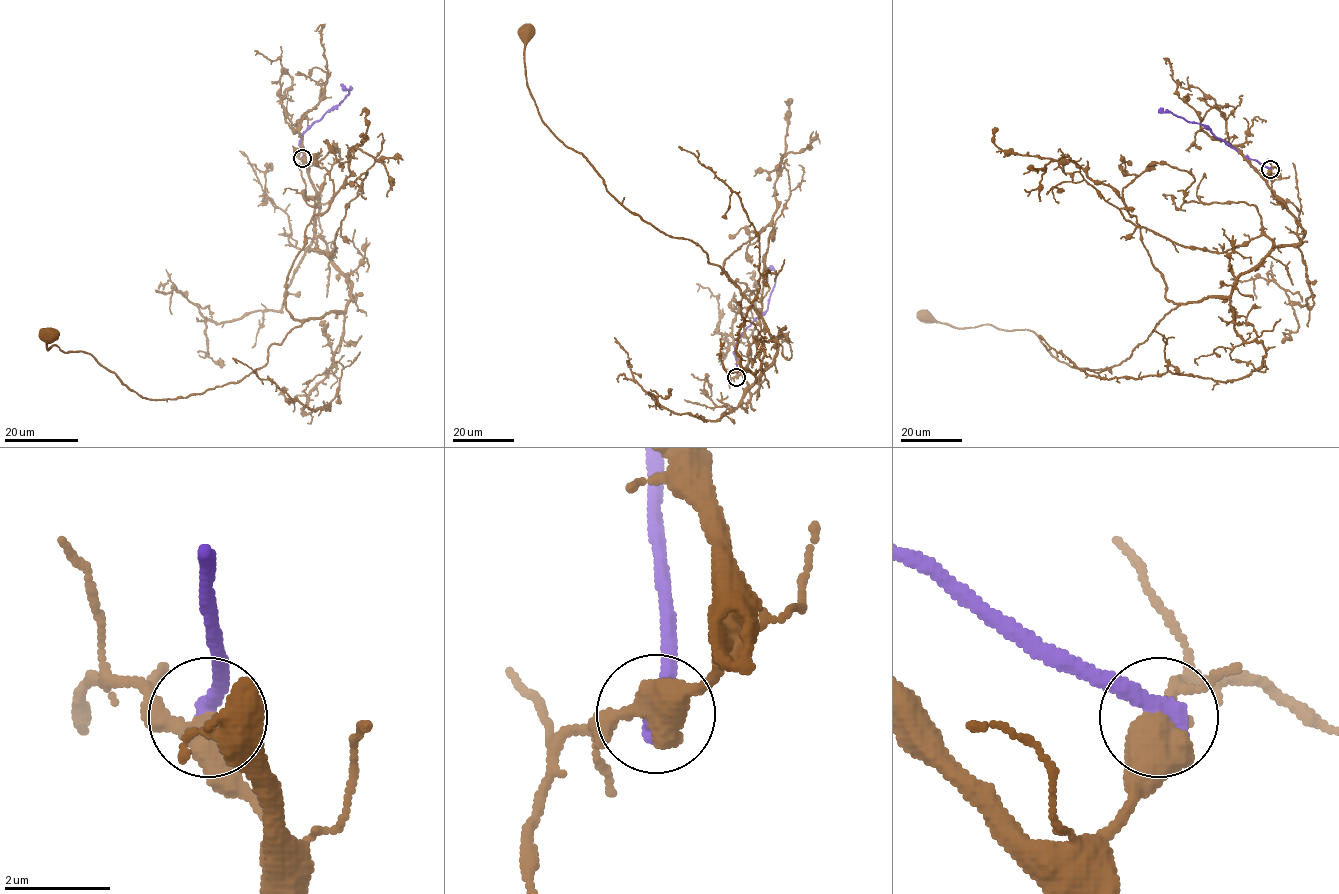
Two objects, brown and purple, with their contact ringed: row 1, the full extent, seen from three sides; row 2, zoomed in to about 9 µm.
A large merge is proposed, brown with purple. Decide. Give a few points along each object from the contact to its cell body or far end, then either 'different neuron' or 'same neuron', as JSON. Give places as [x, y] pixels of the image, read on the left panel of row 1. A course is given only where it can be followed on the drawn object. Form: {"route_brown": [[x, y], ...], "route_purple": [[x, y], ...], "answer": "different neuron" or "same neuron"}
{"route_brown": [[302, 158], [309, 247], [349, 280], [343, 311], [175, 398], [47, 336]], "route_purple": [[302, 158], [300, 137], [348, 93], [349, 90], [340, 84]], "answer": "different neuron"}

